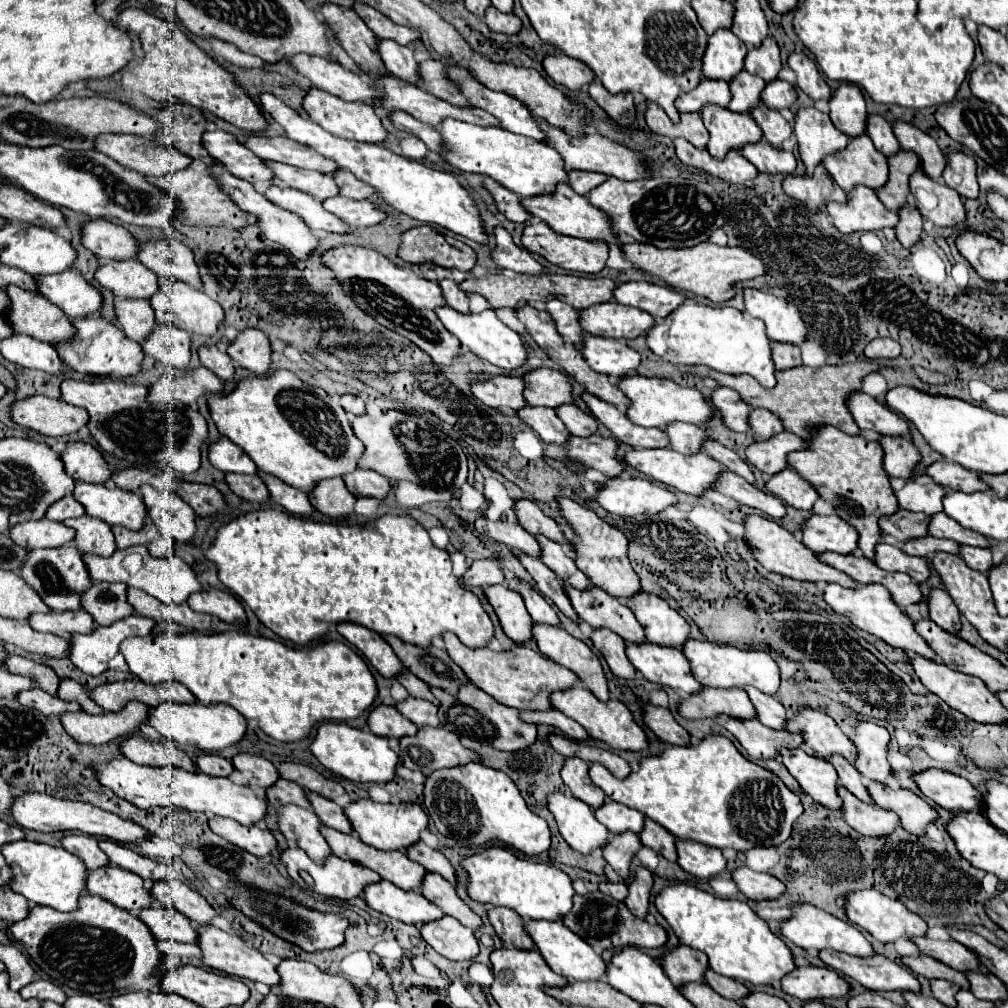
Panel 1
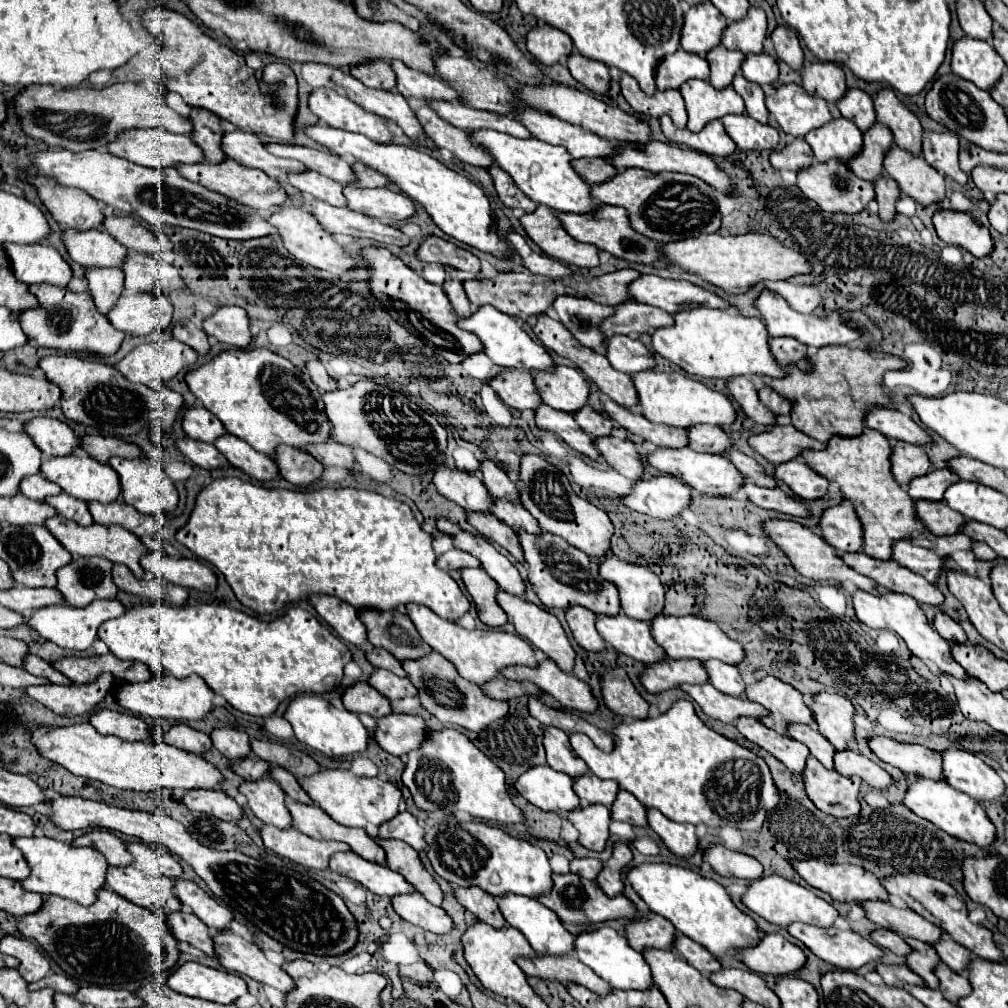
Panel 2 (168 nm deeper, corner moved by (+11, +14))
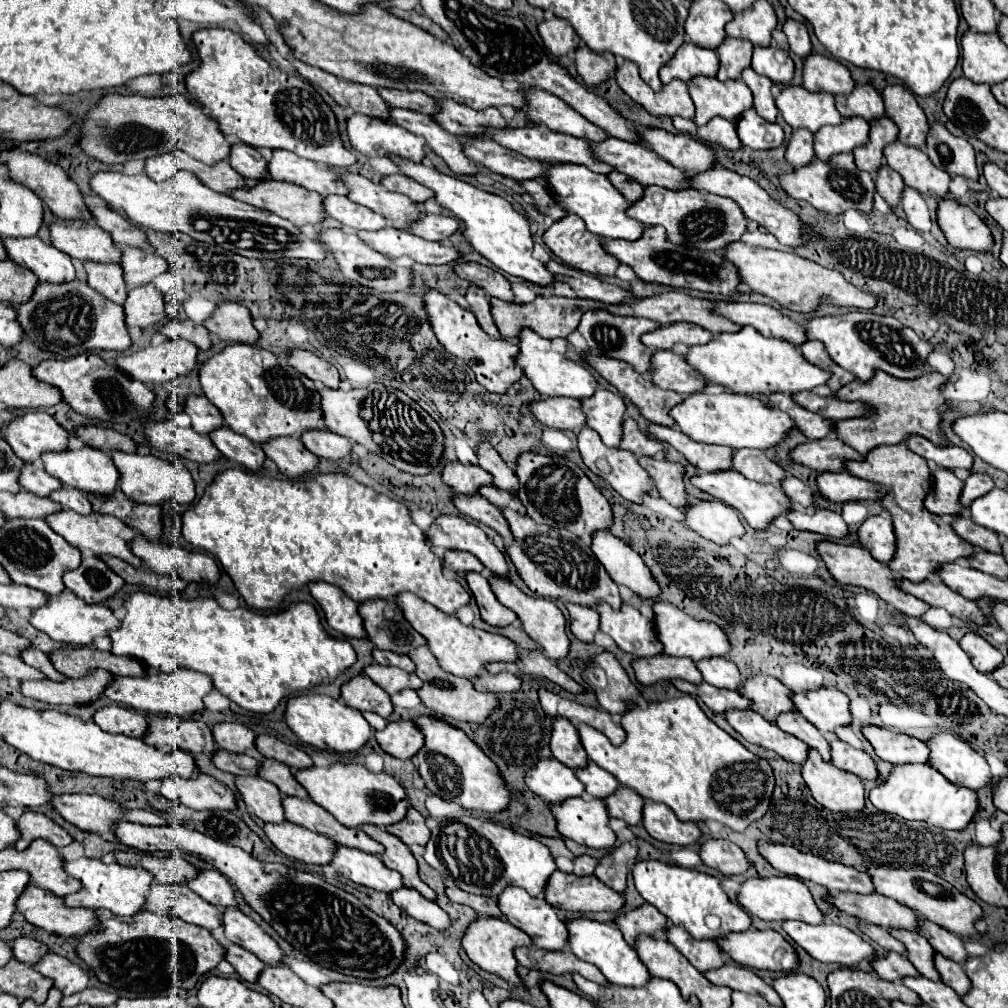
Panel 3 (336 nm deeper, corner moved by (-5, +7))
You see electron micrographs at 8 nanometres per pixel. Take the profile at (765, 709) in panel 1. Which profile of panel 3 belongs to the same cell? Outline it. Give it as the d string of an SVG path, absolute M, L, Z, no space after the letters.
M708 657L706 661L696 663L696 667L702 673L702 679L714 687L738 689L742 683L742 675L736 665L724 657Z

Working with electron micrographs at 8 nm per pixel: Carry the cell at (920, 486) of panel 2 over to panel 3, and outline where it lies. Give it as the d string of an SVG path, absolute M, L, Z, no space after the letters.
M972 473L966 483L964 483L964 491L962 491L962 497L960 497L960 503L964 507L970 507L970 503L982 495L986 495L988 491L994 489L994 481L990 475L978 475L978 473Z

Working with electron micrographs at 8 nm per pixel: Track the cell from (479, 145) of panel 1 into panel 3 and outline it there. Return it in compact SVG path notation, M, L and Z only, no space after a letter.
M546 165L548 169L548 183L544 183L548 189L554 191L556 201L568 211L584 219L588 231L602 235L606 239L624 239L624 241L636 241L644 233L644 225L640 221L626 215L628 201L622 197L622 193L610 185L608 177L592 173L584 165Z

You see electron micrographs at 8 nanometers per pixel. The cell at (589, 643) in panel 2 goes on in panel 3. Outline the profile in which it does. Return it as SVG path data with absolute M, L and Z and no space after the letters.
M566 603L570 615L570 631L584 643L594 641L594 633L598 631L598 611L592 607L582 607L574 603Z

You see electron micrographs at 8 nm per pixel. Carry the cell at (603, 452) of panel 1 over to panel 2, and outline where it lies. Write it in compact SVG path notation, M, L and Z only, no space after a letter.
M608 436L608 438L594 438L594 444L596 450L600 450L602 460L616 472L624 474L630 480L638 480L644 476L642 456L636 452L630 440Z

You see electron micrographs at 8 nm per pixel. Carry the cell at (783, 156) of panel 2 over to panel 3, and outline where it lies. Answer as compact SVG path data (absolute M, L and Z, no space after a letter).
M808 129L792 131L792 137L786 145L786 159L794 167L802 167L812 161L814 157L814 135Z

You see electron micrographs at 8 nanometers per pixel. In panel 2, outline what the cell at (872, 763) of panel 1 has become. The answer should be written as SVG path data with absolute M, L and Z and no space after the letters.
M820 692L814 696L812 712L818 722L818 732L828 738L836 750L848 750L854 738L854 704L832 692Z

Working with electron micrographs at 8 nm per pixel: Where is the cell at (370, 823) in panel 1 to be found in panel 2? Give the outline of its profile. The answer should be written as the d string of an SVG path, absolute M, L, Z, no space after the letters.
M324 770L308 778L298 778L298 782L308 790L308 796L342 826L366 828L368 824L380 826L398 814L402 792L396 784L382 778L358 778L350 770Z

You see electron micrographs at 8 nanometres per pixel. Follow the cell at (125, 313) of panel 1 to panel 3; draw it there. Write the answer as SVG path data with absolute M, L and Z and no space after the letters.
M86 261L84 269L88 273L88 285L98 293L104 293L110 301L122 305L126 301L126 283L118 263L96 263Z

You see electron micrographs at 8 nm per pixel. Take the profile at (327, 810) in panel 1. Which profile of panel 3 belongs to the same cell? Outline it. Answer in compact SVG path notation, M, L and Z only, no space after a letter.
M262 757L260 759L260 777L274 783L280 789L280 793L284 793L284 795L308 799L308 793L298 785L298 781L294 779L294 773L284 763Z

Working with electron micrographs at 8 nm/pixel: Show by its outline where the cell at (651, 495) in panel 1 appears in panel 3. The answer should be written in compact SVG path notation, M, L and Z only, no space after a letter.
M700 501L690 505L686 509L686 523L690 529L718 545L728 545L730 539L742 537L746 533L736 509L720 501Z

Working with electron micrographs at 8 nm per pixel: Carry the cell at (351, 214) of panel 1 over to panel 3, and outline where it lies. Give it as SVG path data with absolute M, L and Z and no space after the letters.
M424 213L424 217L416 223L412 223L412 233L426 239L426 241L444 241L448 239L452 233L456 233L460 227L456 217L446 217L446 215L428 215Z

